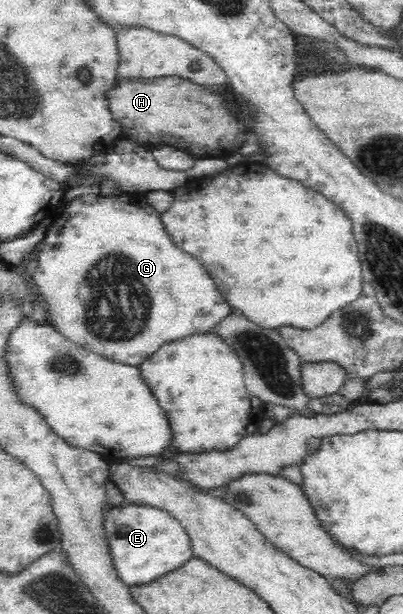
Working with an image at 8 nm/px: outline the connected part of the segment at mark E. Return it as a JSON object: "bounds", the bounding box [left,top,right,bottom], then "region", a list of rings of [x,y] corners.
{"bounds":[103,505,193,586],"region":[[[148,505],[107,508],[103,524],[111,560],[119,579],[130,586],[146,585],[180,568],[193,557],[186,529],[169,512]]]}

